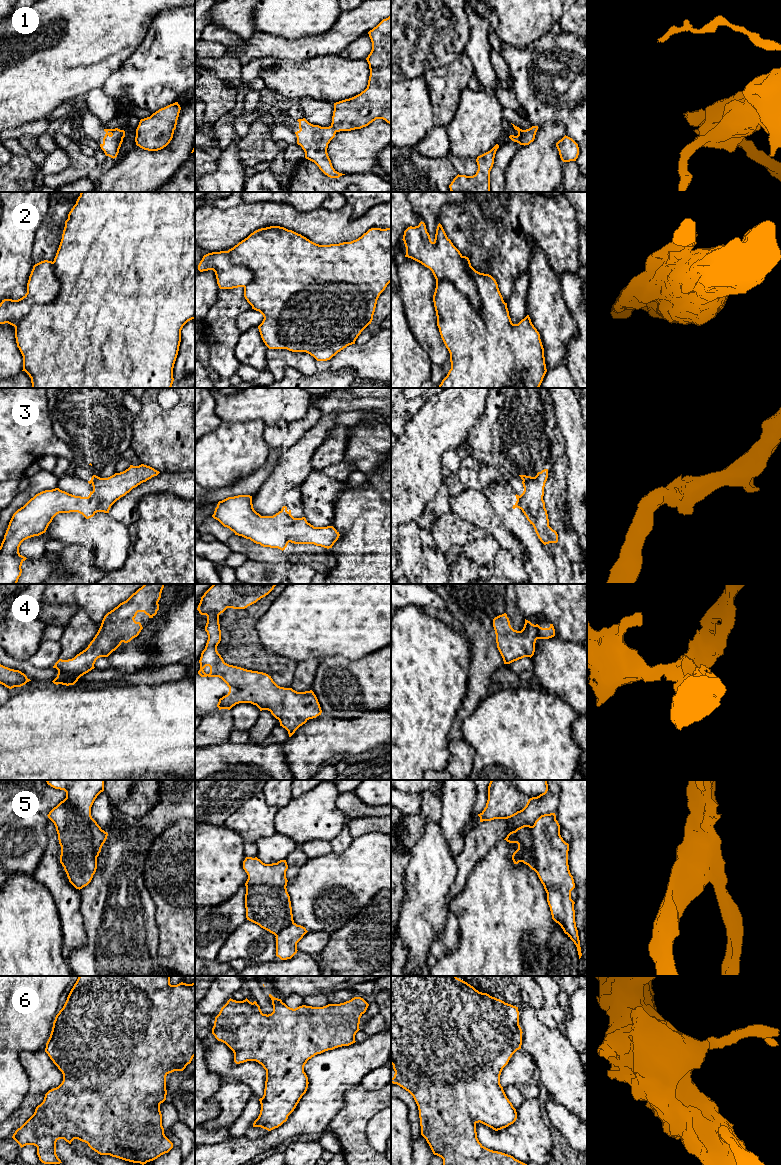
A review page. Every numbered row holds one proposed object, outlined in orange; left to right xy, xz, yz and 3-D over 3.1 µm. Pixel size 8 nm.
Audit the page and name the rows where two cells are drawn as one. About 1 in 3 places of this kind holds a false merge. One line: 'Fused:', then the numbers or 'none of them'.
Fused: 1, 2, 5

